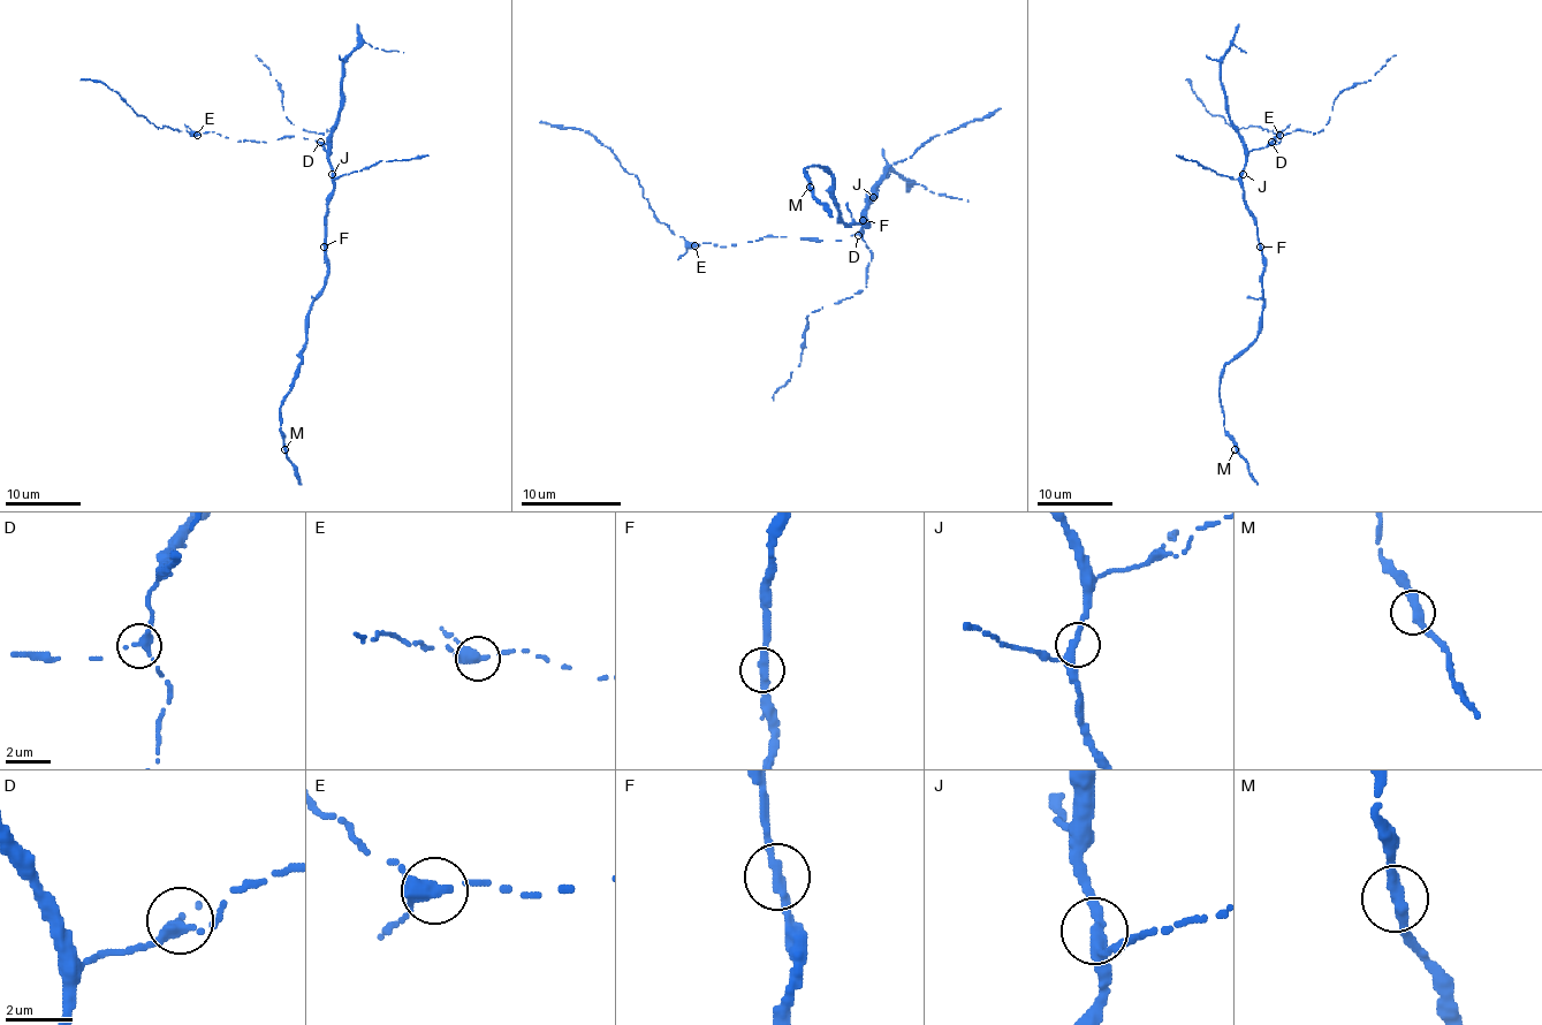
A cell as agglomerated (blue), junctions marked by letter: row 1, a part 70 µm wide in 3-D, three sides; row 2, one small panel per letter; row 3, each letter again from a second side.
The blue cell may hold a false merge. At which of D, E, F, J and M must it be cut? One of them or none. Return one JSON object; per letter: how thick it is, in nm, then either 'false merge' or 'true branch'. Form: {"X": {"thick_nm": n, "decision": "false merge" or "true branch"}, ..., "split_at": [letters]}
{"D": {"thick_nm": 280, "decision": "true branch"}, "E": {"thick_nm": 320, "decision": "true branch"}, "F": {"thick_nm": 320, "decision": "true branch"}, "J": {"thick_nm": 300, "decision": "true branch"}, "M": {"thick_nm": 340, "decision": "true branch"}, "split_at": []}

